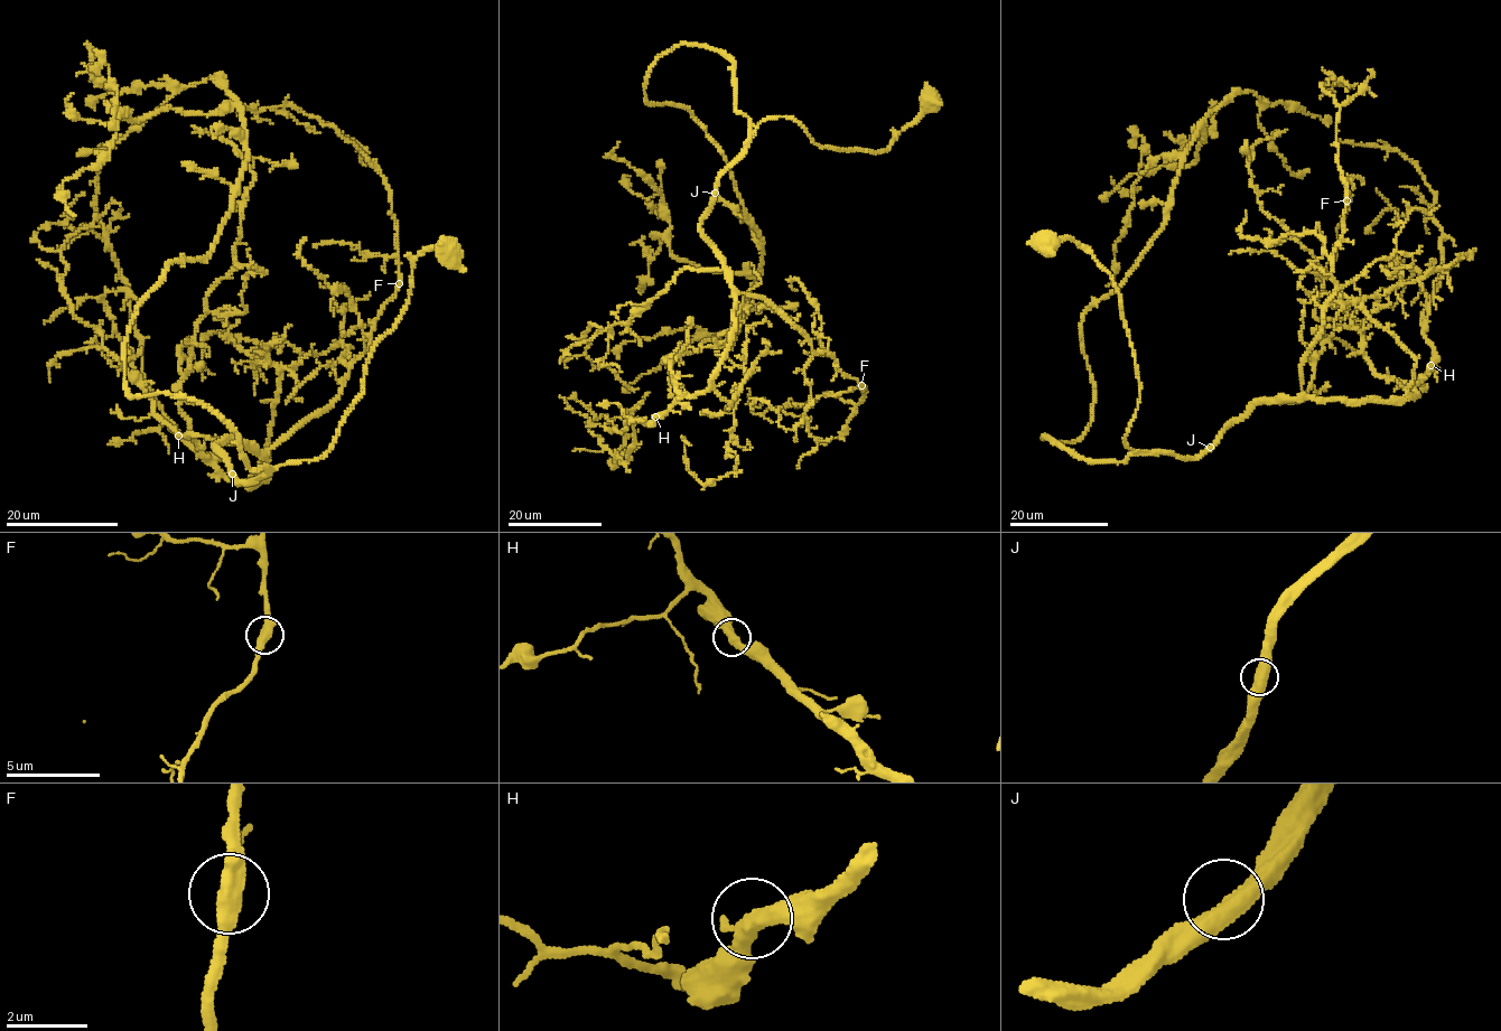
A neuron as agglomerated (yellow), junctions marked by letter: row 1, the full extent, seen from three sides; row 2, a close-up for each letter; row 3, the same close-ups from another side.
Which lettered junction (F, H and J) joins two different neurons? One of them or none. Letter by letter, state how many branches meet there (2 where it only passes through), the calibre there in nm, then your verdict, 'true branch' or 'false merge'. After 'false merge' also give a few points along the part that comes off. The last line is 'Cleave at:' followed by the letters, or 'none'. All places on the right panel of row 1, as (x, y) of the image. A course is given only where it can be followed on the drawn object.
F: 2 branches meet; 480 nm thick; true branch
H: 2 branches meet; 440 nm thick; true branch
J: 2 branches meet; 500 nm thick; true branch
Cleave at: none

